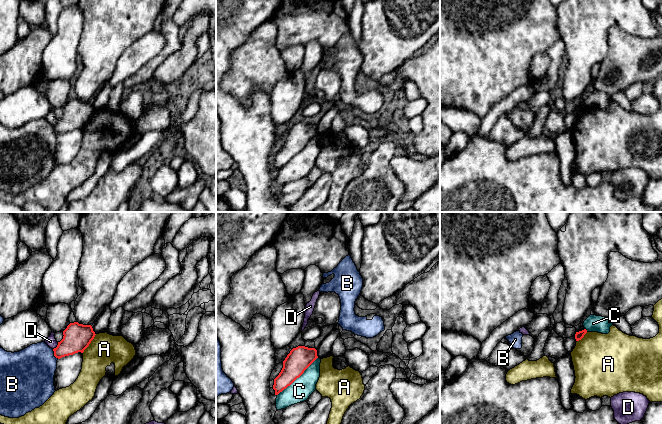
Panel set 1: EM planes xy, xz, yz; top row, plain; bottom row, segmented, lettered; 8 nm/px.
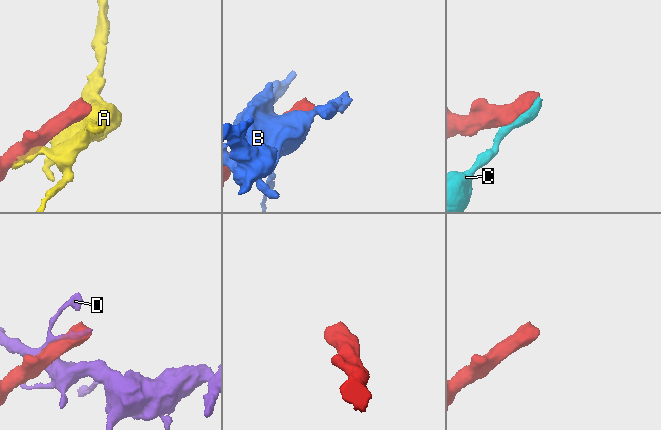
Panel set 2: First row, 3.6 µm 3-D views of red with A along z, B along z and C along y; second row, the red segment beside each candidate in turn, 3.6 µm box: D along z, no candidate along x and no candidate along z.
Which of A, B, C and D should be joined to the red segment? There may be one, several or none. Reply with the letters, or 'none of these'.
none of these

